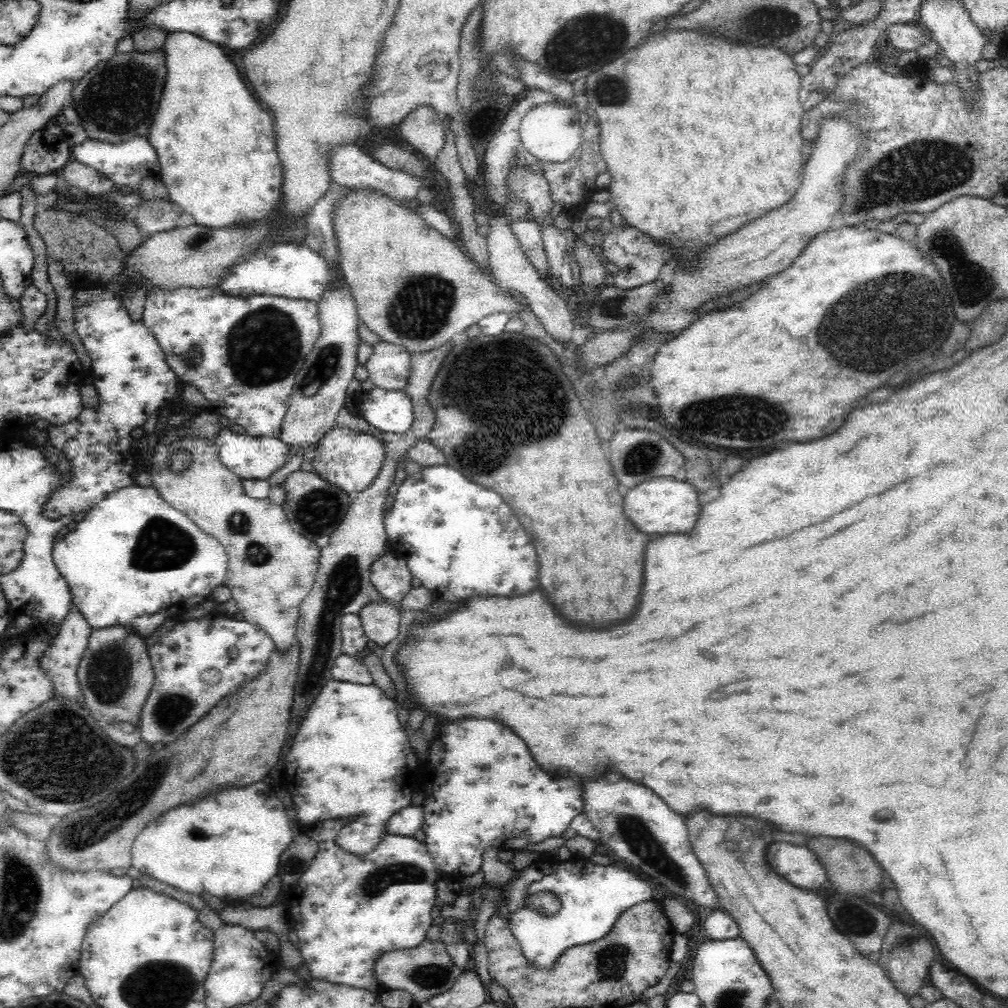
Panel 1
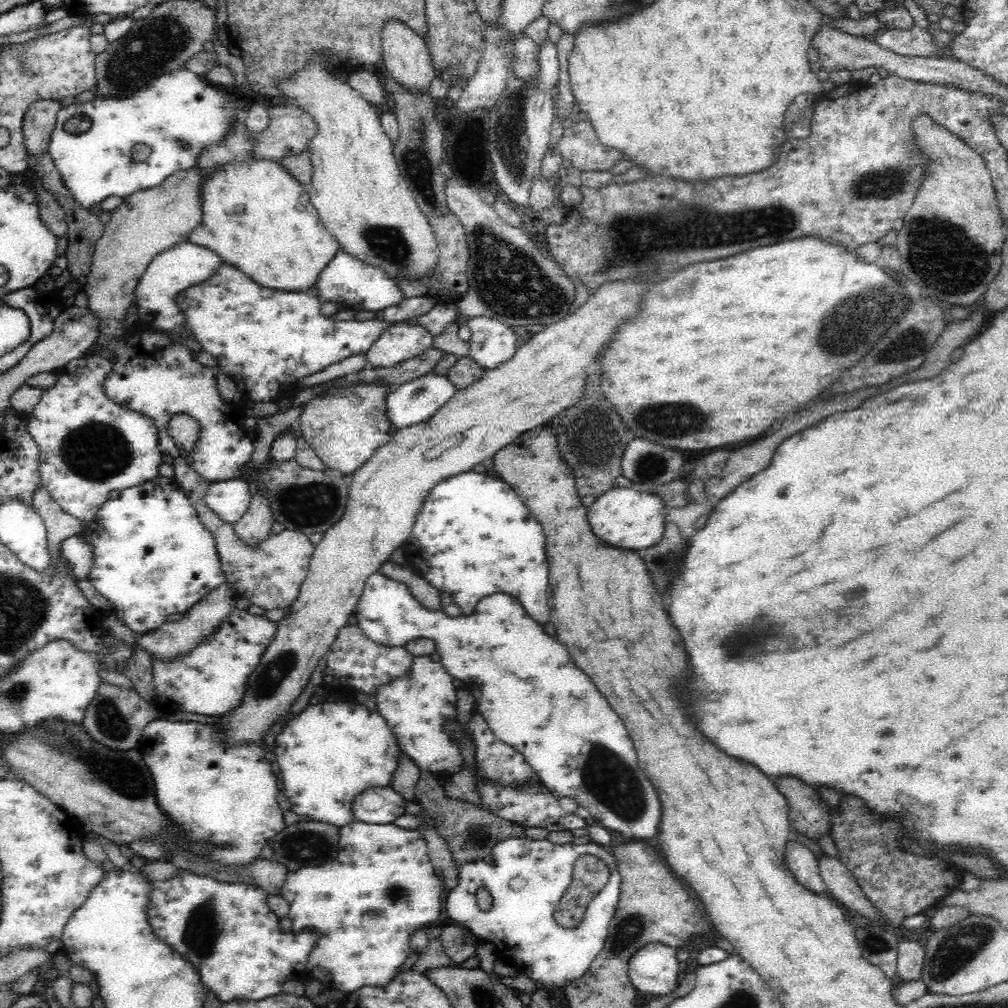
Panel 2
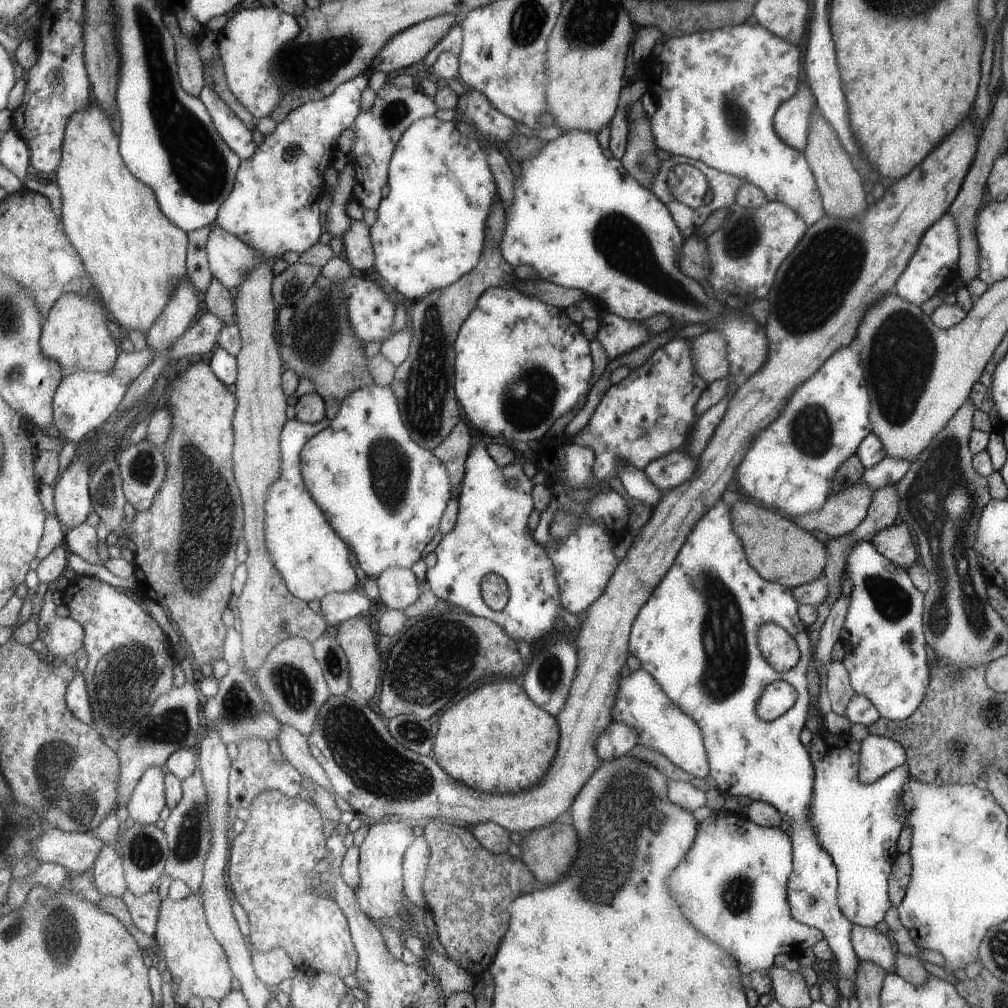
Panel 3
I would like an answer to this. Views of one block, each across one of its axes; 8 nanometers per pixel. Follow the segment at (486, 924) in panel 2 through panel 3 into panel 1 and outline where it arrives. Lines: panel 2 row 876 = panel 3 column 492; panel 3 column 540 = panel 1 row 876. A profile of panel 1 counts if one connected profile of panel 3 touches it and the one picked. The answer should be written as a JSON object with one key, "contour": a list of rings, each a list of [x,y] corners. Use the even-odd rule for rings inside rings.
{"contour":[[[579,857],[562,863],[557,872],[548,873],[528,886],[528,894],[544,890],[559,896],[561,909],[554,916],[546,917],[525,908],[515,912],[508,920],[523,956],[531,966],[542,971],[549,970],[567,949],[601,940],[612,930],[626,909],[644,901],[658,899],[652,893],[652,886],[634,874],[612,865],[596,866]]]}

